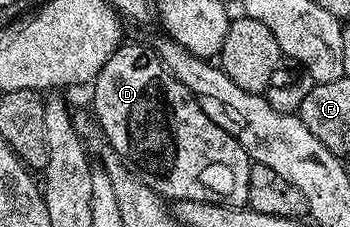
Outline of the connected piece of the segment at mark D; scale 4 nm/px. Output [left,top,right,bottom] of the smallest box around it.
[92,42,252,208]

